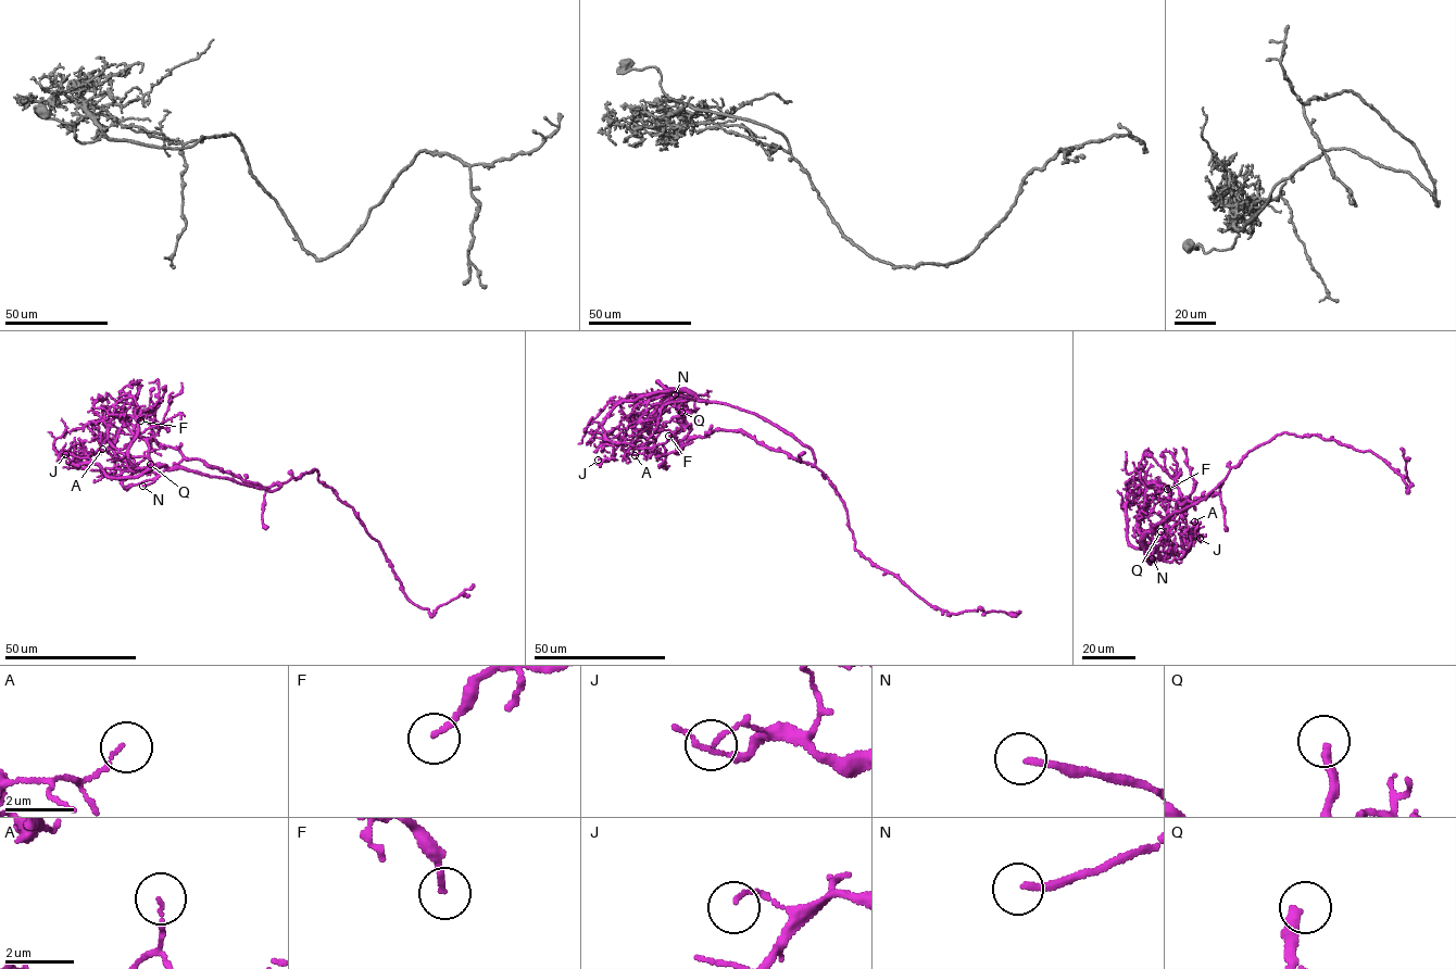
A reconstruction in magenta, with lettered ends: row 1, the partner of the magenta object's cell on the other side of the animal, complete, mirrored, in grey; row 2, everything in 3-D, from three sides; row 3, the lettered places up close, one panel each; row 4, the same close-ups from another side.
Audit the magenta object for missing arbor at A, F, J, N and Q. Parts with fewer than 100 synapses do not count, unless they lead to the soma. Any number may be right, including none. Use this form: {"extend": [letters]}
{"extend": ["N", "Q"]}

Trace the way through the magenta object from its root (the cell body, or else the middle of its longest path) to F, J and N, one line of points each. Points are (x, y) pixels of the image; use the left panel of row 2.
F: (280, 485), (270, 490), (185, 469), (134, 467), (128, 447), (137, 418), (145, 410), (154, 413), (140, 420)
J: (280, 485), (270, 490), (163, 465), (110, 477), (93, 464), (75, 466), (85, 467), (80, 455), (65, 454)
N: (280, 485), (270, 490), (176, 468), (166, 468), (152, 482), (142, 486)

